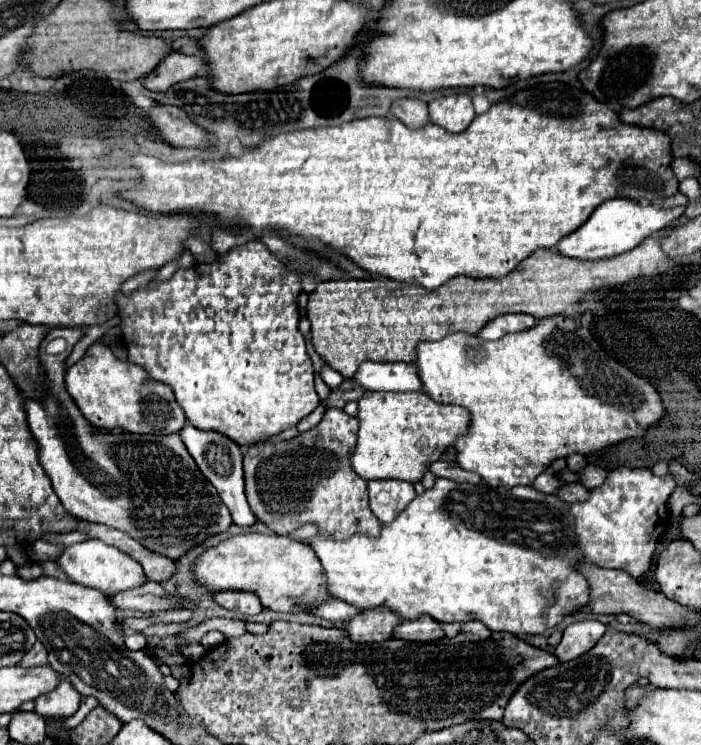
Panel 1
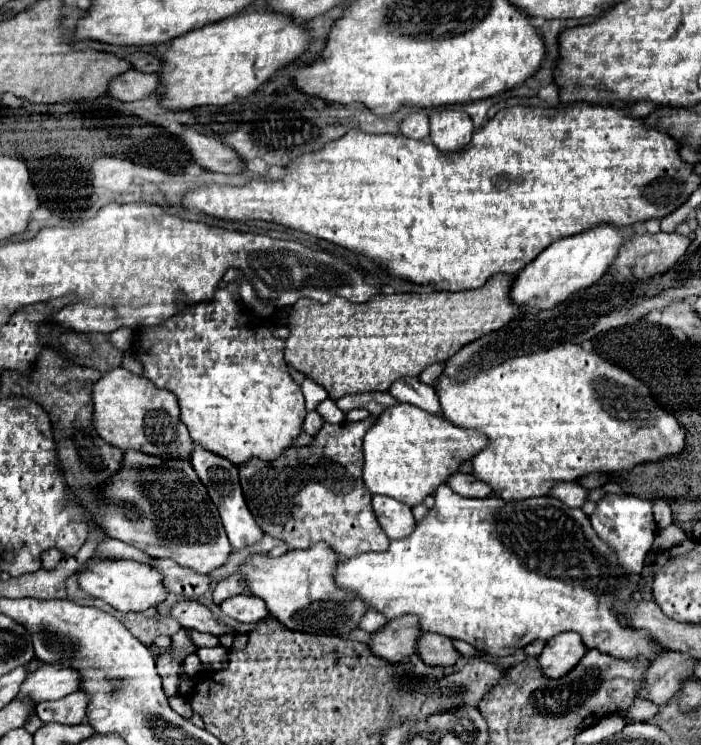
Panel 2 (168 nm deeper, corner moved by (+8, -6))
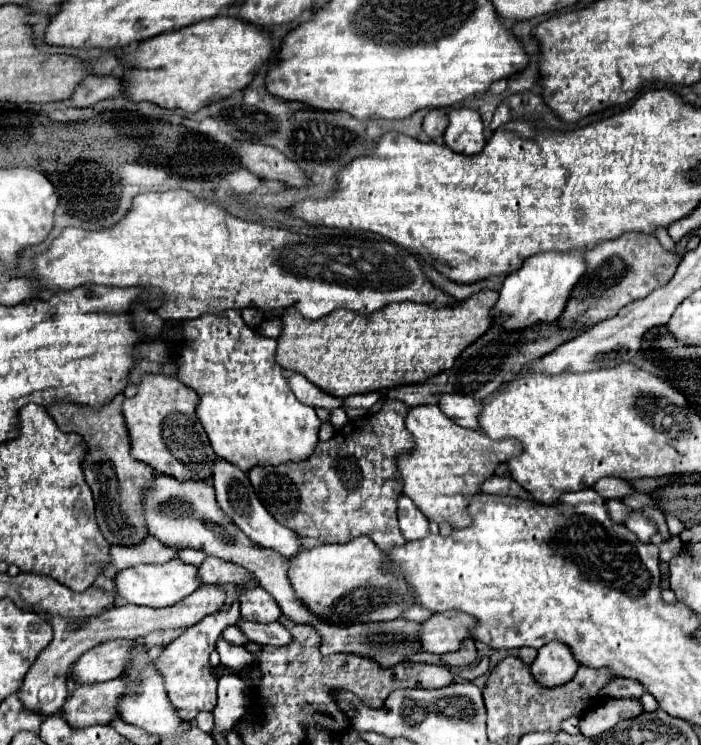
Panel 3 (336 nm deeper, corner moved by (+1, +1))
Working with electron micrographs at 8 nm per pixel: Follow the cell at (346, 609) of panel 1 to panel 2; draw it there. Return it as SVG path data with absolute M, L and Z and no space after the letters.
M369 609L363 617L361 617L361 623L359 623L359 629L363 629L363 631L369 631L369 633L373 633L373 631L377 631L377 629L381 629L385 623L387 623L389 619L387 617L383 617L381 613L377 613L377 611L373 611L373 609Z

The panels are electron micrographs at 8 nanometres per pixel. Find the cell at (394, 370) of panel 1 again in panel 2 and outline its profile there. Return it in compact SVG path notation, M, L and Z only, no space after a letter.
M403 377L399 381L395 381L389 387L389 393L397 399L397 401L405 401L411 405L417 405L421 409L425 409L427 413L435 413L439 415L439 399L435 395L435 389L431 385L425 385L419 381L419 377Z

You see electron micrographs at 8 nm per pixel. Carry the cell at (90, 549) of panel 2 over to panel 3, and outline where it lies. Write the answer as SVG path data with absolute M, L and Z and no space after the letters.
M118 394L110 404L104 406L104 410L92 410L82 404L52 404L48 406L48 412L60 428L68 424L68 430L80 434L88 446L84 476L94 492L96 520L104 538L110 544L140 544L140 540L148 538L142 502L144 490L152 486L154 470L130 456L130 440L128 428L124 424L122 402L124 396Z

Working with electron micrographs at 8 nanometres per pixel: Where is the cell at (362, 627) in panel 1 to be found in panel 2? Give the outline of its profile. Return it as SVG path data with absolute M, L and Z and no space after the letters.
M403 615L389 621L389 627L381 627L381 631L371 633L371 641L367 647L389 661L401 661L415 653L417 635L421 635L419 621L415 615Z

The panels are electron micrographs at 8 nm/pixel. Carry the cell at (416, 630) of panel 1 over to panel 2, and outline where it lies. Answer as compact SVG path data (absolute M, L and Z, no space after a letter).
M423 633L417 639L417 655L427 665L453 665L459 653L453 649L451 639L437 633Z

